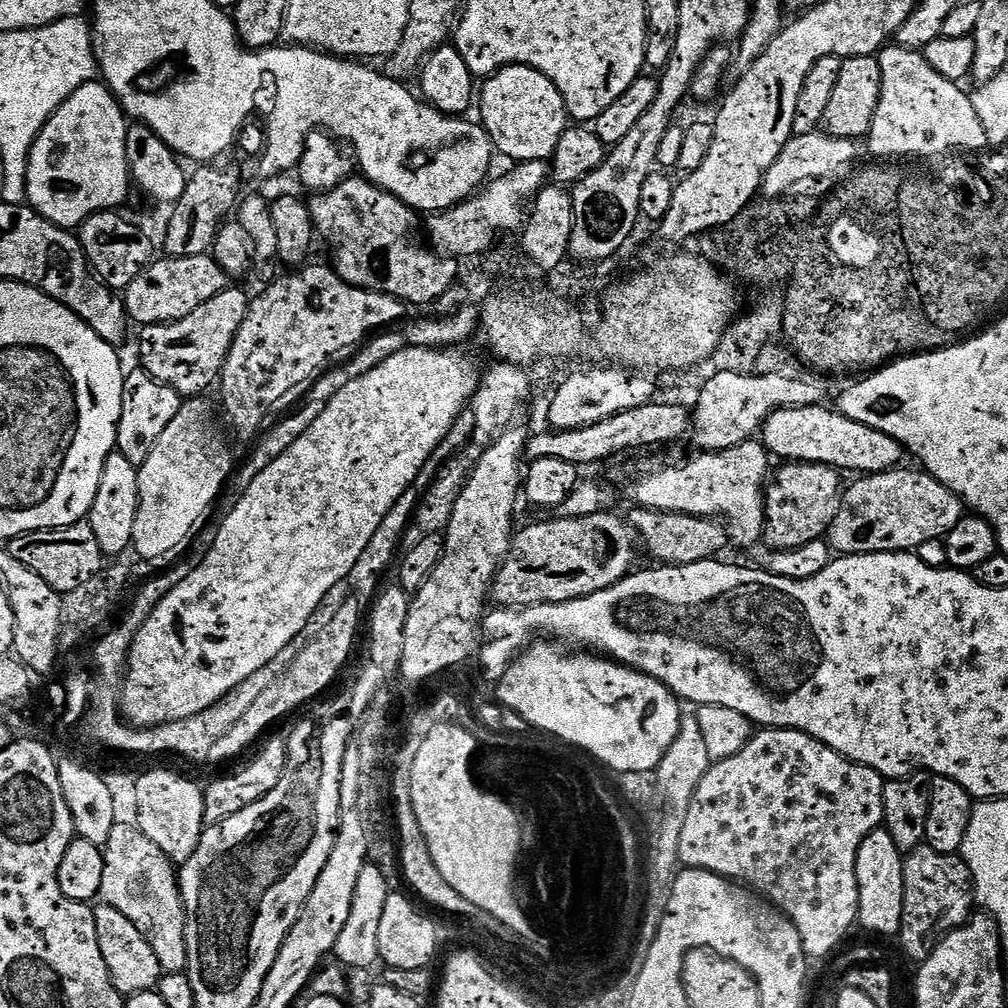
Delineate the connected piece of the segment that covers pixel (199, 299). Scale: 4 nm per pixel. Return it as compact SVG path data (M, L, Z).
M211 254L194 258L164 256L153 259L130 286L123 289L122 299L128 319L133 325L173 324L175 320L194 314L198 306L210 302L214 294L222 294L230 286L230 277Z

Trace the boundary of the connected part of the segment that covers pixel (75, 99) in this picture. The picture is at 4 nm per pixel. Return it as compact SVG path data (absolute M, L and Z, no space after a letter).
M103 82L84 84L46 122L30 150L27 203L60 228L79 229L95 212L119 209L128 196L130 173L126 138L129 121L116 95Z

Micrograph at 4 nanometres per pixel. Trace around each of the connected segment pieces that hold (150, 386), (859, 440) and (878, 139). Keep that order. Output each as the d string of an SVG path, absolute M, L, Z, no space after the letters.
M143 370L129 371L124 378L124 393L122 394L122 414L116 431L116 448L132 464L141 465L146 462L150 450L162 438L162 430L174 422L174 414L178 414L182 397L170 386L158 382L153 376Z
M820 404L801 408L779 408L762 429L762 443L773 457L781 456L784 462L801 464L829 464L831 468L852 474L888 472L901 463L906 456L905 449L894 438L882 430L862 426L846 418L839 410L832 412Z
M885 46L878 55L882 66L882 94L866 137L866 145L876 155L873 157L940 158L953 150L979 153L988 144L986 130L982 130L982 122L972 105L972 96L964 93L957 81L942 78L942 74L926 62L923 51Z

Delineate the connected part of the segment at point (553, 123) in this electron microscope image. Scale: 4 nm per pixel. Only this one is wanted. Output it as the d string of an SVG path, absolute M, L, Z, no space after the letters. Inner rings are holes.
M511 64L483 81L484 89L478 92L478 108L484 129L492 139L497 153L509 156L512 162L525 160L551 161L558 146L558 138L570 126L570 117L562 102L562 94L538 70L521 64Z

